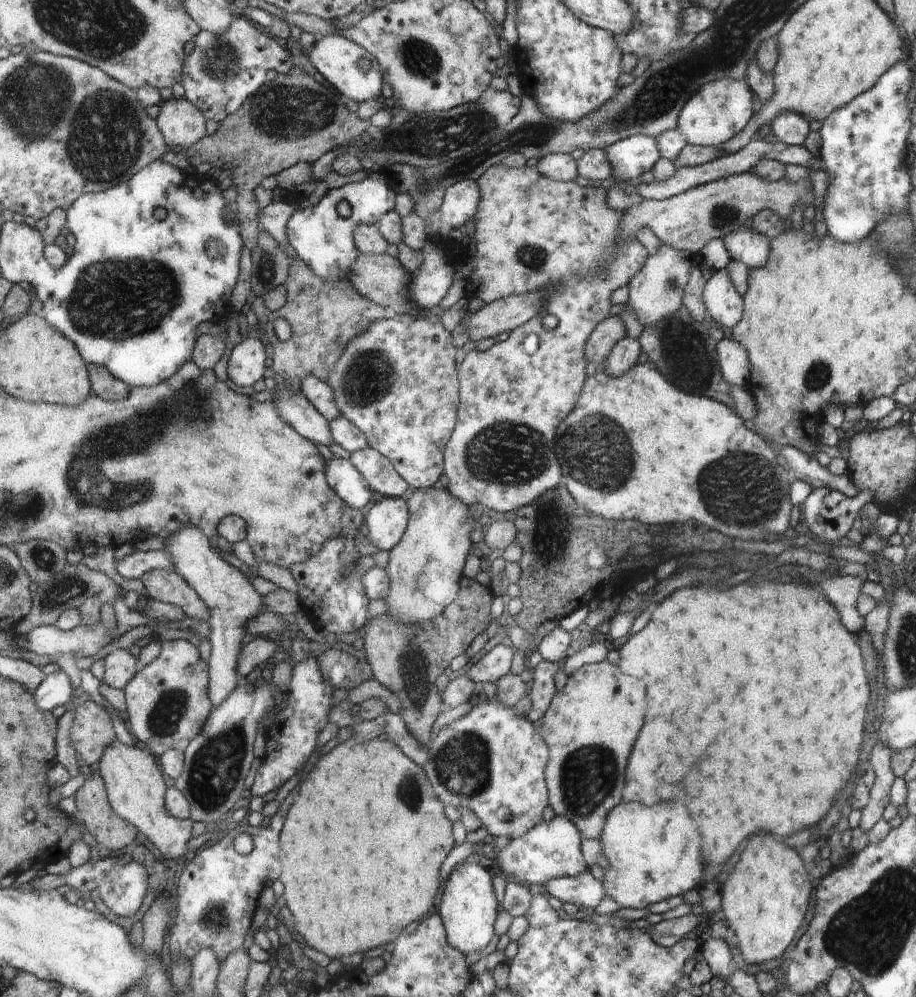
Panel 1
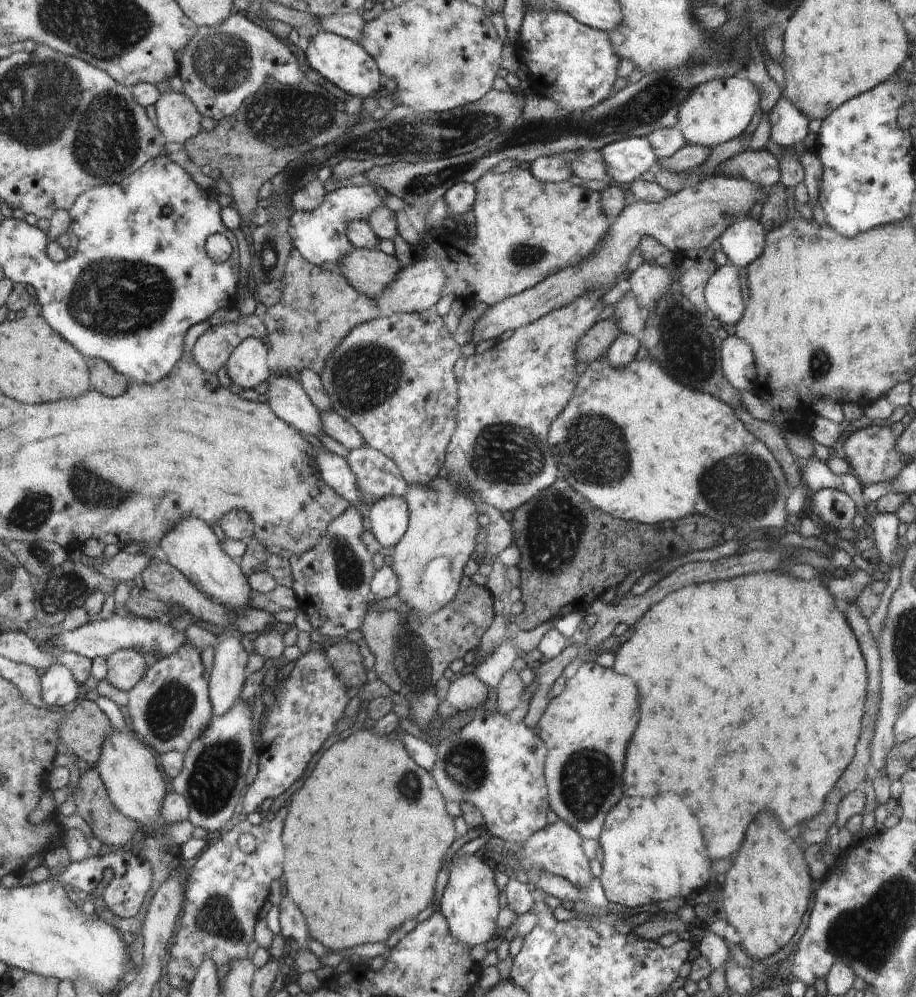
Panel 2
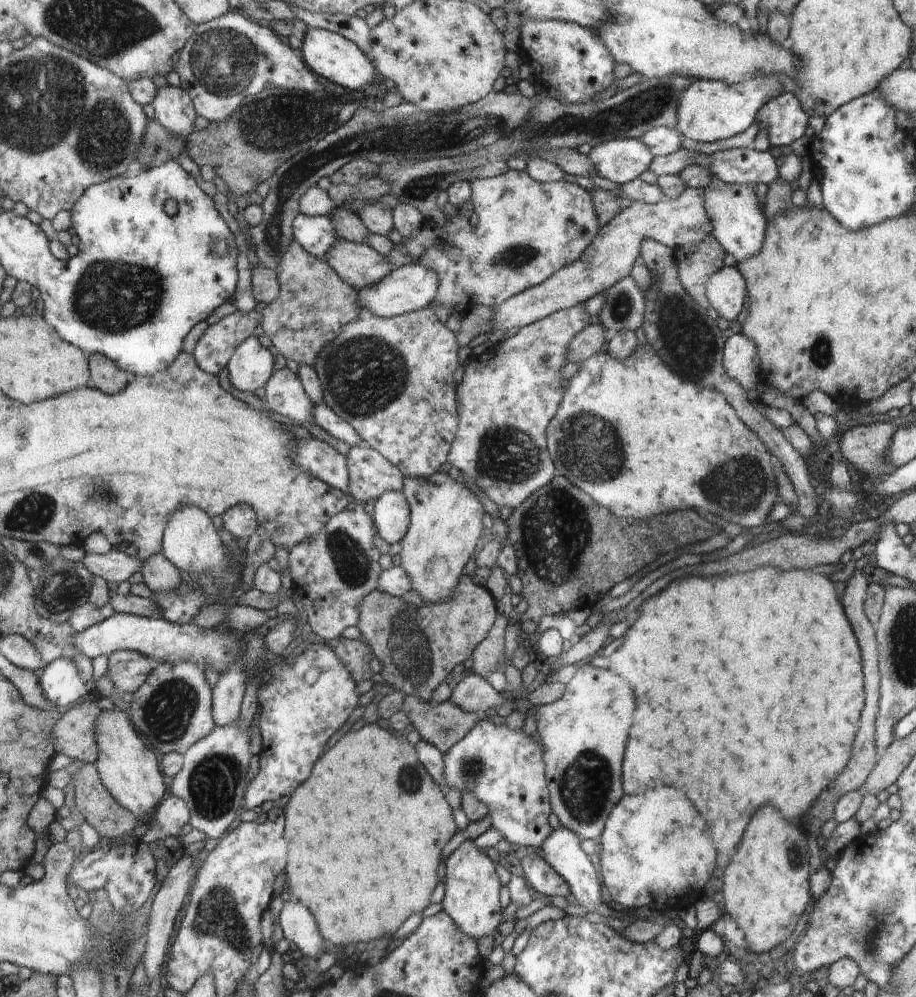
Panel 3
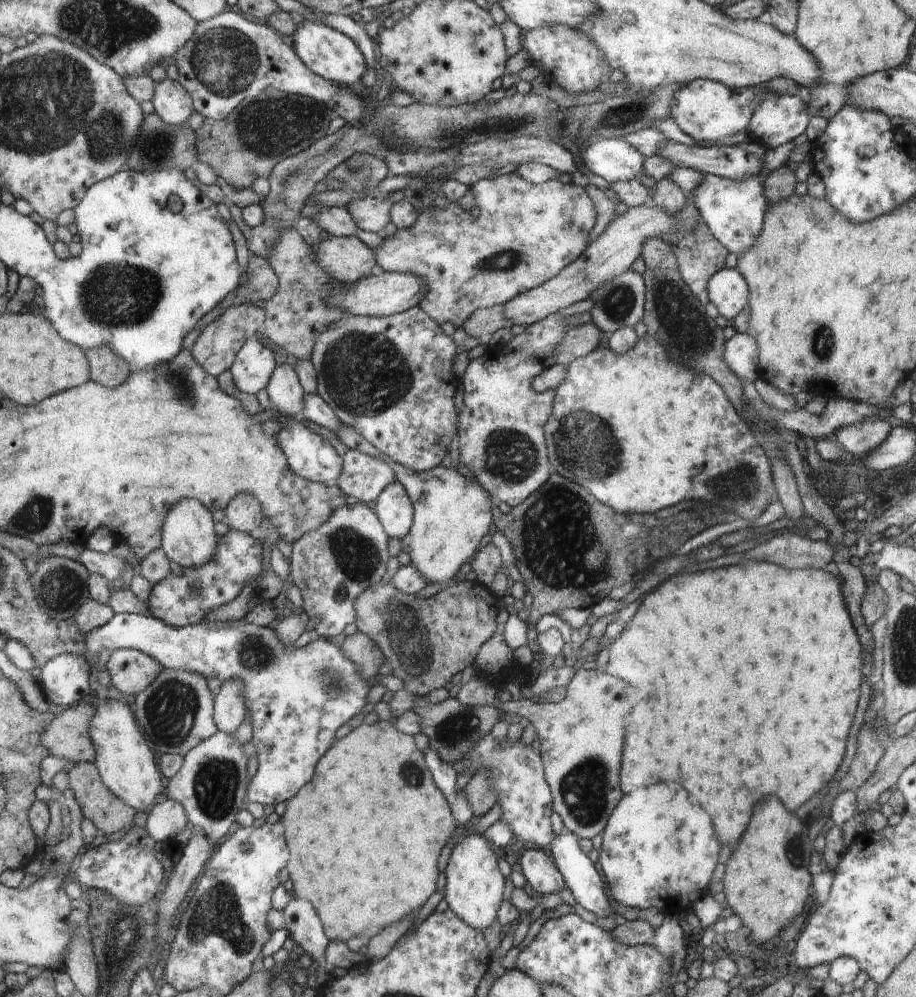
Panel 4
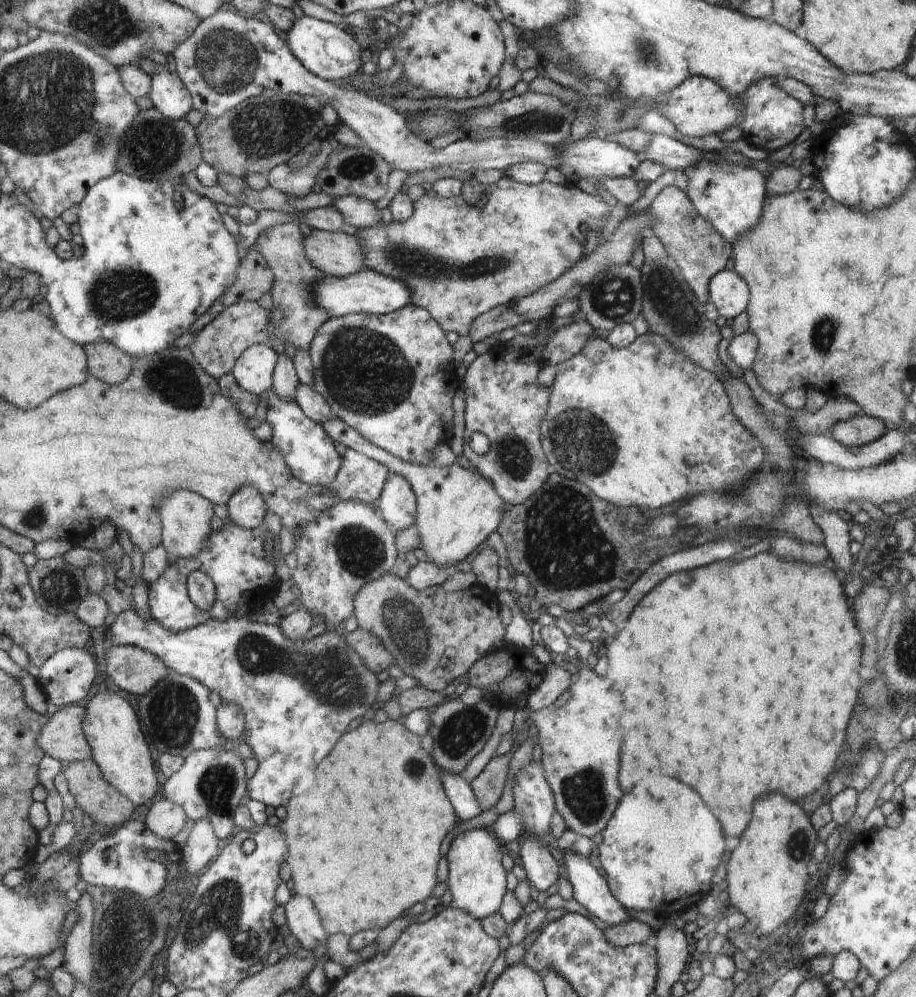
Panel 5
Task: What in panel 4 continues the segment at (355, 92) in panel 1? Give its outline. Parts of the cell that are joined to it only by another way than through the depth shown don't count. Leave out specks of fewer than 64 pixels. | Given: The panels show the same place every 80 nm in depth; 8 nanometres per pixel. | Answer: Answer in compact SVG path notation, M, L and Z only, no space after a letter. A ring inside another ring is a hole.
M304 21L297 26L294 34L293 45L297 54L310 70L319 74L322 78L329 81L338 82L350 86L358 80L362 80L366 70L370 67L364 62L364 57L358 48L358 45L342 34L339 30L324 24L322 21Z

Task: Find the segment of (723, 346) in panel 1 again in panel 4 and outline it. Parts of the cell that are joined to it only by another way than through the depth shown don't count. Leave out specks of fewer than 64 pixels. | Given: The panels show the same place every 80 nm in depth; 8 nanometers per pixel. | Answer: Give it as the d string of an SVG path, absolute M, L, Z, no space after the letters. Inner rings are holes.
M736 333L726 344L724 358L740 378L754 382L758 377L759 348L748 333Z

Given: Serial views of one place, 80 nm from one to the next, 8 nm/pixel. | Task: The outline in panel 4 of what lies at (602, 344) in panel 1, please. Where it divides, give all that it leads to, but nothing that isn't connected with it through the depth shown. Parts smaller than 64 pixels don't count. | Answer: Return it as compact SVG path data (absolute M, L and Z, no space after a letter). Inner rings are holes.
M593 322L572 327L566 340L560 344L560 350L556 354L556 364L569 365L576 357L587 355L605 338L606 336Z

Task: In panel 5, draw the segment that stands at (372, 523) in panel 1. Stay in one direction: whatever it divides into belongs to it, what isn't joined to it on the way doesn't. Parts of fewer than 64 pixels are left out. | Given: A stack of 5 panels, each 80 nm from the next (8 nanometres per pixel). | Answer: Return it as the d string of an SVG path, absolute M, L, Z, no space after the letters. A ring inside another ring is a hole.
M388 475L375 507L393 531L408 528L415 523L417 500L410 484L402 475Z

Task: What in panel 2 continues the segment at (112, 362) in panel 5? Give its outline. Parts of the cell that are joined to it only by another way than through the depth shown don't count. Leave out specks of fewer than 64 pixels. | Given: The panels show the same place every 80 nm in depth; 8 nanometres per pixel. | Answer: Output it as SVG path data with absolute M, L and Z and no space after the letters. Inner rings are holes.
M92 358L90 360L91 383L94 390L101 392L103 395L120 396L124 394L130 385L127 376L114 370L104 360Z

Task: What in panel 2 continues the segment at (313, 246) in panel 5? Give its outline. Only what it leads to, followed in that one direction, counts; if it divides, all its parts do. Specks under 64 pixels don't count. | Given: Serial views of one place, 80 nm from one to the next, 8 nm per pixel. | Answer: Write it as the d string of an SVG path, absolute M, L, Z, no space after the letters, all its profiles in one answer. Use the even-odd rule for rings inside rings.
M355 247L336 266L336 270L347 278L356 291L373 299L394 282L401 268L395 255L386 255L378 249Z

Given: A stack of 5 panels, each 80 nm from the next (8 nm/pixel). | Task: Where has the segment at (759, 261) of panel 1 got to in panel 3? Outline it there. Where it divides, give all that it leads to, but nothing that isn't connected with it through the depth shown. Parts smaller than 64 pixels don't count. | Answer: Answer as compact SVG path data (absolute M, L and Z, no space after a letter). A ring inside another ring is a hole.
M712 177L704 190L703 203L711 219L712 233L719 239L725 252L734 256L736 265L756 254L763 245L768 221L765 206L756 195L756 186L752 183L750 185L725 183Z

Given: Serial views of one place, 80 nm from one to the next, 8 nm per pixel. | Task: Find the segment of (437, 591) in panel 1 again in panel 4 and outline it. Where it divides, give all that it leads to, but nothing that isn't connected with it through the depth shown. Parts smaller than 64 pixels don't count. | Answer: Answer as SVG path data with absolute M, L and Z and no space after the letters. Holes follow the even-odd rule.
M390 461L395 477L402 483L413 504L413 525L406 538L406 550L410 554L411 563L425 576L429 584L446 584L456 570L478 550L484 532L490 530L492 524L492 501L490 493L478 482L466 479L452 467L435 466L426 472L410 470L403 464Z

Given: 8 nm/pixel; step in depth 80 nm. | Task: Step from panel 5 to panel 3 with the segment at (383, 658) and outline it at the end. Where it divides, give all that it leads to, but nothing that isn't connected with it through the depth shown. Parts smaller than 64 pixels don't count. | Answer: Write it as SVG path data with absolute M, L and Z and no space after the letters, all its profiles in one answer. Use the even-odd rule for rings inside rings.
M339 638L333 643L335 653L348 666L352 676L359 681L368 680L374 674L370 669L370 650L360 639Z

